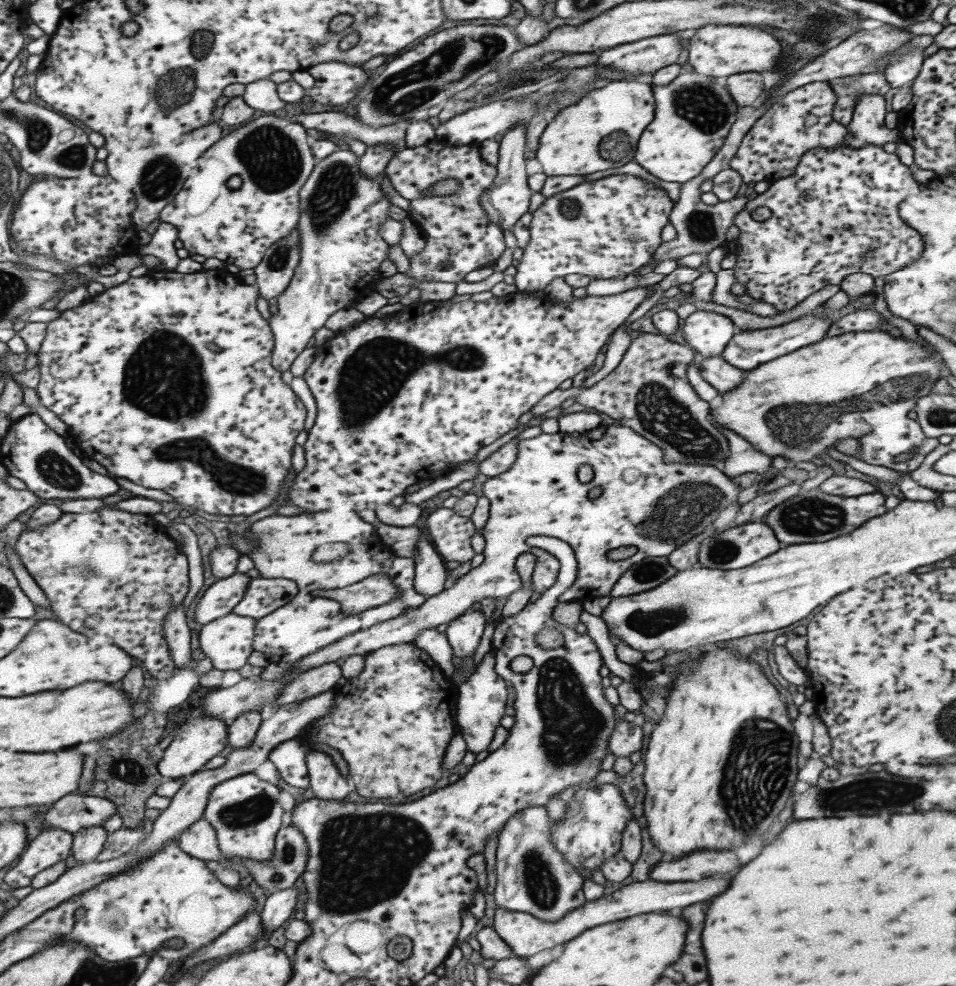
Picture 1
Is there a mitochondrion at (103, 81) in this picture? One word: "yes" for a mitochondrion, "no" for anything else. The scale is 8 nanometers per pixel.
no

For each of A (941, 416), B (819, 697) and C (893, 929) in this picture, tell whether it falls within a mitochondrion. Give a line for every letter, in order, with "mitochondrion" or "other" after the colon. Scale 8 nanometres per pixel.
A: mitochondrion
B: other
C: other

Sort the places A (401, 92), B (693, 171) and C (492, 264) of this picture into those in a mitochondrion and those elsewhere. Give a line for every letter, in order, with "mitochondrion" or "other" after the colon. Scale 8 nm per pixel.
A: mitochondrion
B: other
C: other

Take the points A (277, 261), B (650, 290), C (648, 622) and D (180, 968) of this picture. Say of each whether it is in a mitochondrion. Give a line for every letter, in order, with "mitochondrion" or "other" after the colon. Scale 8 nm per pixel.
A: mitochondrion
B: other
C: mitochondrion
D: other

